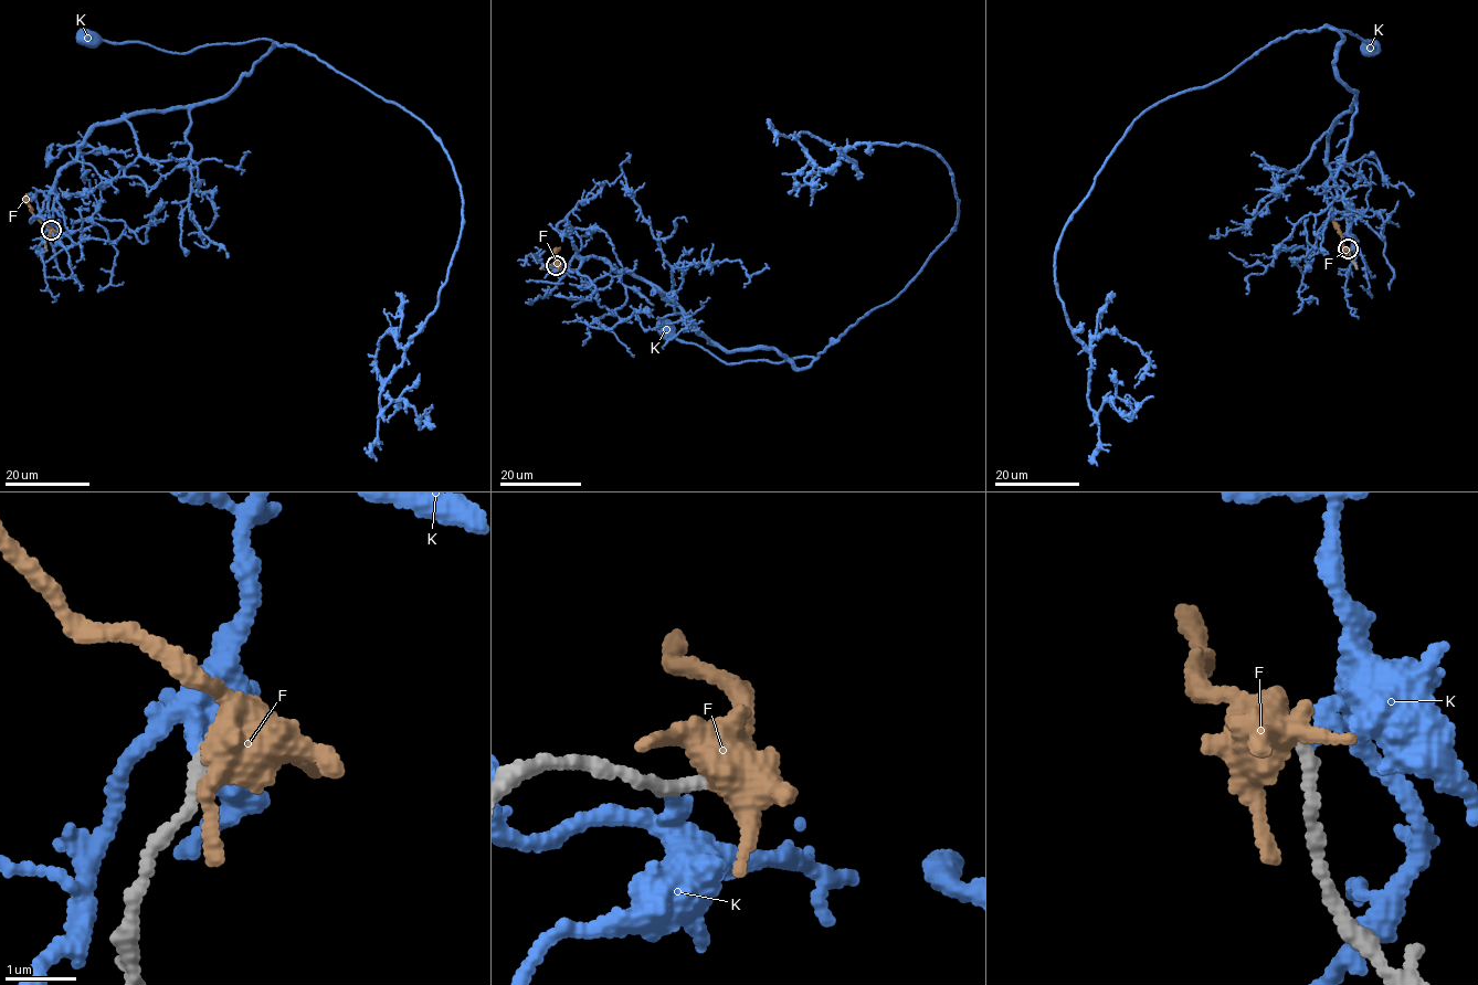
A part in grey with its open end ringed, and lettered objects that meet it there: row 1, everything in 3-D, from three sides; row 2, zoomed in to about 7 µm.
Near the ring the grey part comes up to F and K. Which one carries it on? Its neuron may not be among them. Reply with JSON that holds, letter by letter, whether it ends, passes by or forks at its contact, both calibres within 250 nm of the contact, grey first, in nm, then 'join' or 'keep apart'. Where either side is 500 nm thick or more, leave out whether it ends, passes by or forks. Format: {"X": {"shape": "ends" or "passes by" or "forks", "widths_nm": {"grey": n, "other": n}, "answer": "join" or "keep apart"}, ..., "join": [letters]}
{"F": {"shape": "forks", "widths_nm": {"grey": 200, "other": 480}, "answer": "keep apart"}, "K": {"shape": "passes by", "widths_nm": {"grey": 220, "other": 140}, "answer": "keep apart"}, "join": []}

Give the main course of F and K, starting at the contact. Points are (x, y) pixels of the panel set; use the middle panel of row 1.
F: (556, 265), (558, 262), (552, 255), (560, 247)
K: (553, 266), (599, 257), (728, 351), (814, 359), (725, 363), (667, 332)

